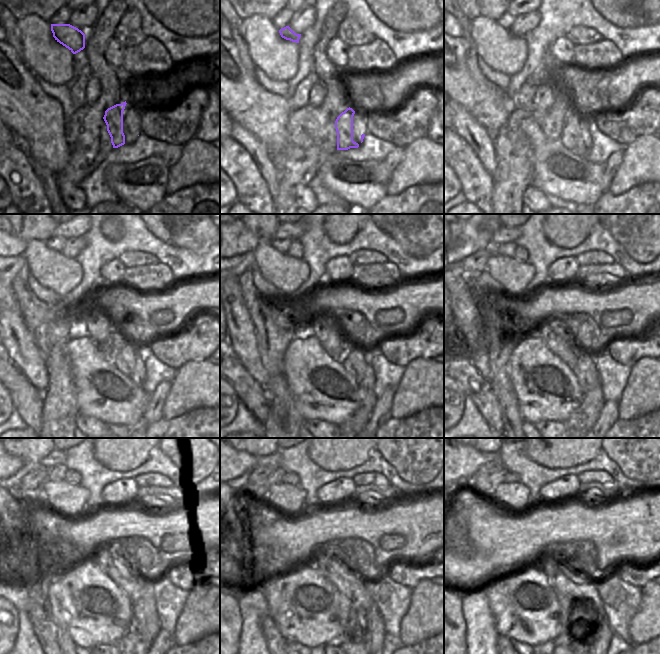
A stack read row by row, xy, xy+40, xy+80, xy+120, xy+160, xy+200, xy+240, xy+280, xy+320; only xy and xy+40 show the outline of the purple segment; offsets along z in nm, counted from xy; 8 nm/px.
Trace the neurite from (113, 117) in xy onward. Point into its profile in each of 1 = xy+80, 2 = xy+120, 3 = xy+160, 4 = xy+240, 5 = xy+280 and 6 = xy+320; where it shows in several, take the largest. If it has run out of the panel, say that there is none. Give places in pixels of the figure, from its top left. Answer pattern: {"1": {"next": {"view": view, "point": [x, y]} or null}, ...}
{"1": {"next": {"view": "xy+80", "point": [571, 135]}}, "2": {"next": {"view": "xy+120", "point": [126, 361]}}, "3": {"next": {"view": "xy+160", "point": [356, 362]}}, "4": {"next": {"view": "xy+240", "point": [142, 600]}}, "5": {"next": {"view": "xy+280", "point": [375, 635]}}, "6": {"next": {"view": "xy+320", "point": [603, 634]}}}

